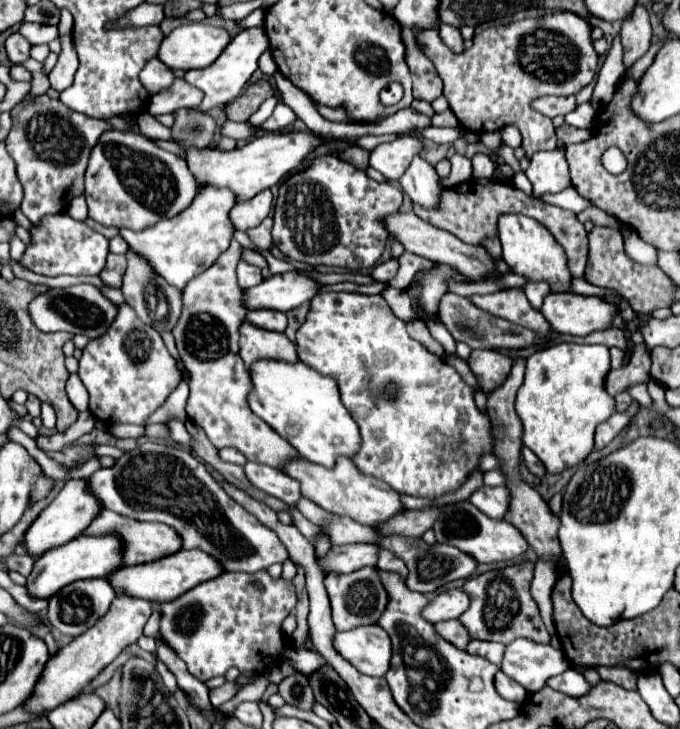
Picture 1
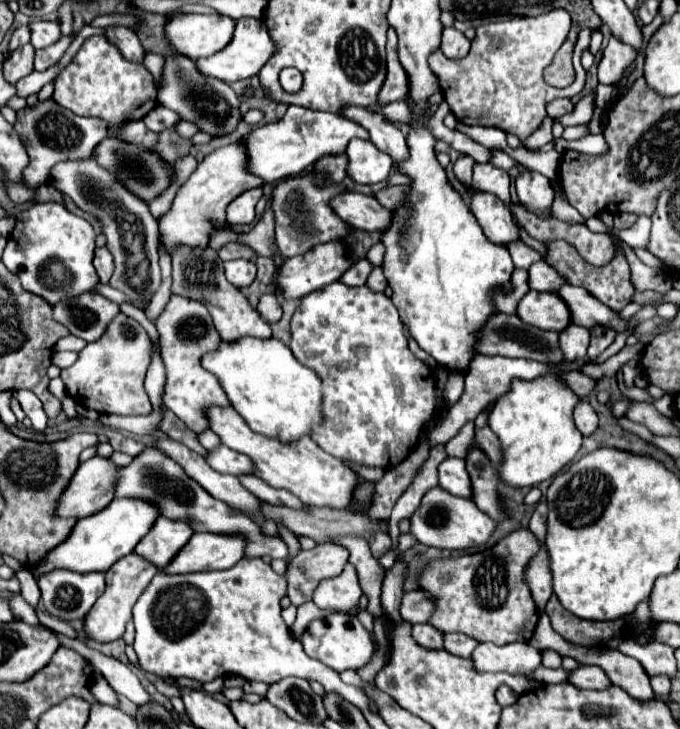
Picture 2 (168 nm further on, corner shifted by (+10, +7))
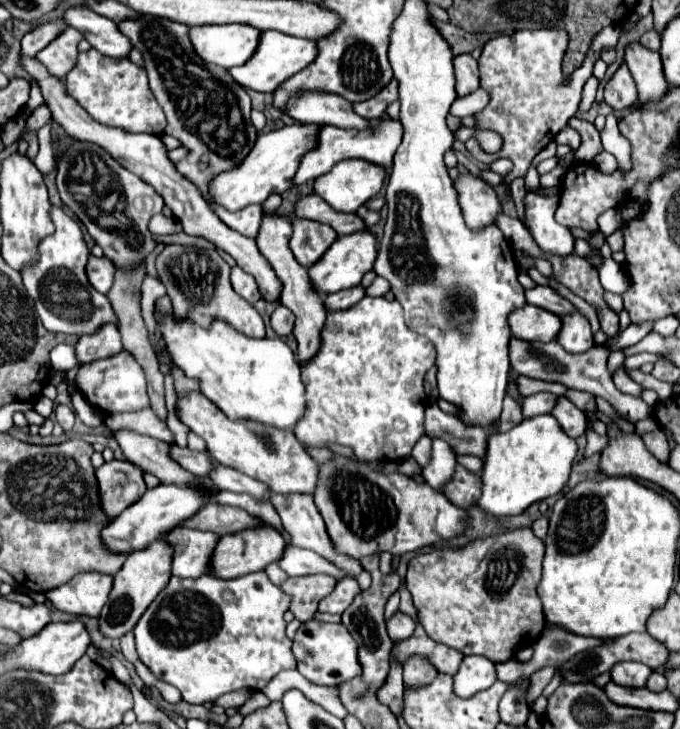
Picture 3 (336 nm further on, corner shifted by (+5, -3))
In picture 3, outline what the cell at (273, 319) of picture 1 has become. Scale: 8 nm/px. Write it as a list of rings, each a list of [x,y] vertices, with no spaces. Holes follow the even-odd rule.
[[[280,305],[280,307],[272,313],[270,323],[272,323],[272,329],[274,329],[280,337],[286,337],[286,335],[290,335],[292,329],[294,329],[294,315],[292,315],[290,309],[286,309],[284,305]]]

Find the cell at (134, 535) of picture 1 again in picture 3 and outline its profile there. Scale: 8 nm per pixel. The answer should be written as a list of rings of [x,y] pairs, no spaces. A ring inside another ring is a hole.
[[[176,527],[168,533],[166,541],[174,547],[172,575],[198,579],[210,573],[210,559],[218,543],[218,535],[196,529]]]

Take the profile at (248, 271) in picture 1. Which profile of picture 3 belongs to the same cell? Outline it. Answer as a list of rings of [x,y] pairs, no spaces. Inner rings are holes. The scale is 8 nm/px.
[[[232,267],[232,275],[230,275],[232,287],[234,291],[244,297],[248,303],[256,303],[260,299],[260,291],[256,287],[256,281],[252,275],[248,275],[246,271],[242,271],[240,267]]]

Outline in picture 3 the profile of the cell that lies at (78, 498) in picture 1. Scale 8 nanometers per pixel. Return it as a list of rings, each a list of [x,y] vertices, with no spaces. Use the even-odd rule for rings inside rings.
[[[110,461],[96,469],[102,509],[106,515],[116,517],[126,507],[134,505],[146,491],[144,471],[130,461]]]

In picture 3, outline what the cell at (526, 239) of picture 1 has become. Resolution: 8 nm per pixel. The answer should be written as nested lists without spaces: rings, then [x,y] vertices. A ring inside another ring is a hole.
[[[460,173],[456,181],[452,181],[458,193],[458,205],[462,207],[464,221],[472,229],[480,229],[492,225],[500,209],[500,199],[494,189],[476,175]]]

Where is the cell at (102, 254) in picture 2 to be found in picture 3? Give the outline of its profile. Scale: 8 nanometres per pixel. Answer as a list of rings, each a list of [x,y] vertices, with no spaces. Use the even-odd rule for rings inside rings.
[[[92,257],[86,263],[86,275],[90,285],[100,291],[100,293],[108,293],[114,281],[114,265],[110,259],[106,257]]]

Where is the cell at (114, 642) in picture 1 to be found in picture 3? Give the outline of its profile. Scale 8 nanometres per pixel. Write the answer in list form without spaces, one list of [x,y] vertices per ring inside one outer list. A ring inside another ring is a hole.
[[[158,539],[158,543],[152,543],[146,547],[146,551],[134,551],[122,565],[122,569],[114,575],[114,587],[110,593],[108,603],[104,605],[100,613],[100,631],[106,637],[122,637],[124,633],[132,631],[146,607],[154,601],[158,591],[162,591],[170,581],[172,571],[172,551],[170,545],[164,539]]]

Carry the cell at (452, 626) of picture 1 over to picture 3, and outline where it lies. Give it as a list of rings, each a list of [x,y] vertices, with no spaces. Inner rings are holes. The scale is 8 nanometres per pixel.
[[[414,655],[404,663],[406,687],[426,687],[436,679],[436,675],[438,675],[438,671],[420,655]]]

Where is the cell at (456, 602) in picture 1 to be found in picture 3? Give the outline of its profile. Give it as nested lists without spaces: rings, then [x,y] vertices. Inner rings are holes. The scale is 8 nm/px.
[[[400,611],[396,615],[392,615],[386,621],[386,625],[388,625],[388,635],[394,643],[398,643],[402,639],[408,639],[414,633],[414,621],[408,615],[400,613]]]

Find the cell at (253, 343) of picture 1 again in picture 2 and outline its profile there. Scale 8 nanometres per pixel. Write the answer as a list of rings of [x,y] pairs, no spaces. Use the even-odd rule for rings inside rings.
[[[207,247],[207,249],[177,249],[171,255],[173,259],[173,293],[199,299],[207,305],[213,323],[221,335],[223,341],[239,341],[241,337],[259,337],[259,339],[269,339],[273,335],[271,327],[267,321],[261,319],[261,315],[249,305],[247,297],[229,281],[225,279],[223,273],[223,261],[219,259],[217,251]]]

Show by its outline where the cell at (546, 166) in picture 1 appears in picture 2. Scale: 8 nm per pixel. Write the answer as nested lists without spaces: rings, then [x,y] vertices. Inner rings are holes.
[[[523,169],[515,179],[519,203],[537,215],[547,215],[555,197],[549,179],[537,171]]]

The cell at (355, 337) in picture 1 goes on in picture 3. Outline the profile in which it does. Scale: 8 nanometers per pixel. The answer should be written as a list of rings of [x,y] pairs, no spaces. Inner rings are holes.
[[[364,297],[346,311],[330,313],[322,329],[322,347],[318,355],[302,367],[306,411],[302,421],[294,427],[294,435],[308,447],[326,447],[328,443],[336,443],[350,447],[358,459],[400,463],[424,435],[424,407],[428,399],[422,381],[434,363],[434,345],[406,327],[402,305],[396,301]]]

